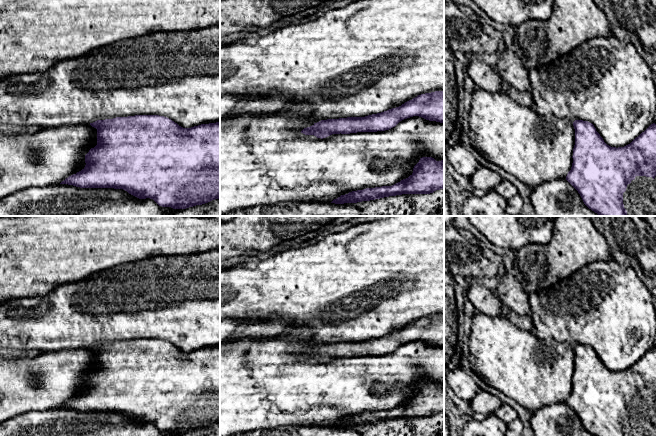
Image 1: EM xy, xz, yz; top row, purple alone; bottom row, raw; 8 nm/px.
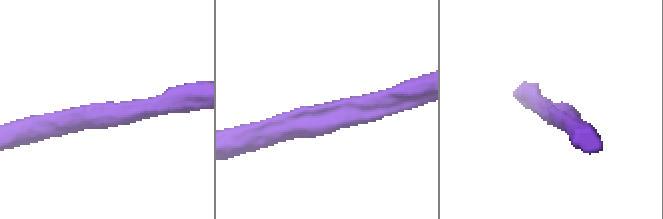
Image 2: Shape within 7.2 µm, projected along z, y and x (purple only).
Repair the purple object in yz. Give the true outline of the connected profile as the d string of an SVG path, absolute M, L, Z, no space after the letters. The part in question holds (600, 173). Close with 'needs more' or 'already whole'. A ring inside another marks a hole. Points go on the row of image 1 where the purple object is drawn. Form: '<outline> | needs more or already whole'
M575 120L573 163L566 180L578 191L584 204L599 216L656 215L656 124L624 147L607 145L594 125Z | needs more

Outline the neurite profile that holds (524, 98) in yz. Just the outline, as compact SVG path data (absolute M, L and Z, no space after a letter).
M502 82L502 92L506 93L510 98L515 100L521 105L527 106L531 109L535 109L535 103L531 92L520 92L506 82Z

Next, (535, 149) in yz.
M477 87L472 92L468 116L471 145L488 161L515 176L531 189L545 182L566 178L571 170L575 145L575 129L571 120L553 115L541 116L535 109L519 104L502 91L492 93Z

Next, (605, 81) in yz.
M612 33L606 37L588 40L549 64L529 70L529 80L535 111L539 115L553 115L572 122L588 121L611 147L618 148L630 144L654 123L656 86L651 69L631 42L618 39Z

